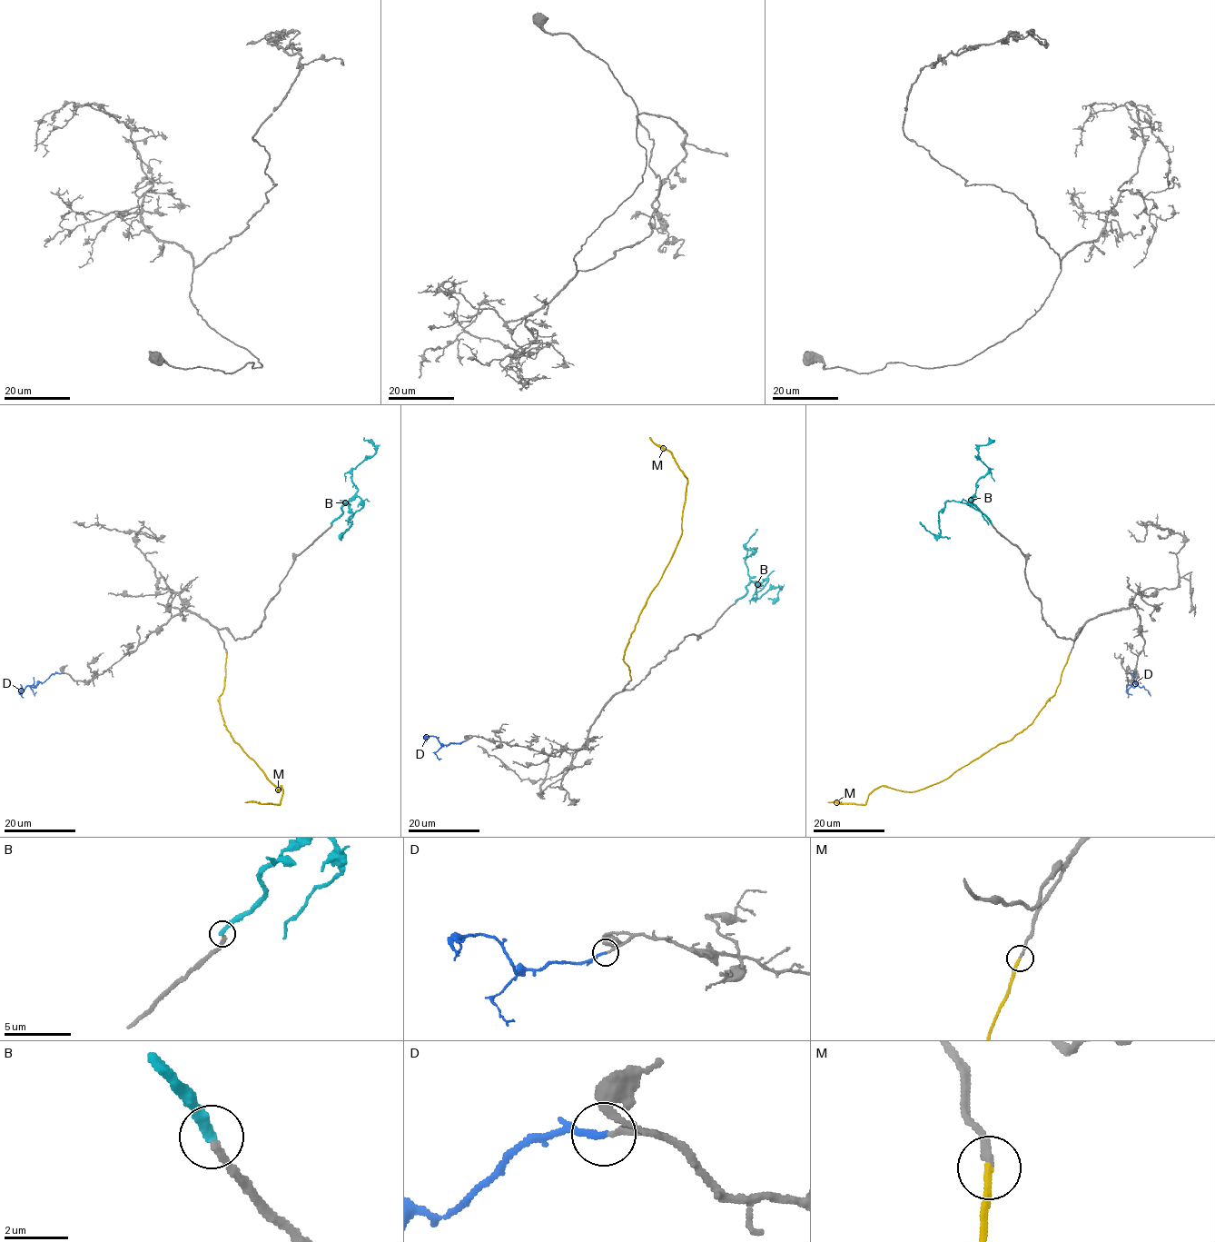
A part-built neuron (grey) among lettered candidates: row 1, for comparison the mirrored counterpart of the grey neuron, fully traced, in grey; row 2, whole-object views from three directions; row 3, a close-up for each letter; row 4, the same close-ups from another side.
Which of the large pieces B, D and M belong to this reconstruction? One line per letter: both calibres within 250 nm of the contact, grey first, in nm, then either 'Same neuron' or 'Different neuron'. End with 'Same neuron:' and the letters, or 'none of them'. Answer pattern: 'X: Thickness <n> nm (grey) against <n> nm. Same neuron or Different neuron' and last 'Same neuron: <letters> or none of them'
B: Thickness 260 nm (grey) against 320 nm. Different neuron
D: Thickness 190 nm (grey) against 200 nm. Same neuron
M: Thickness 200 nm (grey) against 200 nm. Same neuron
Same neuron: D, M

